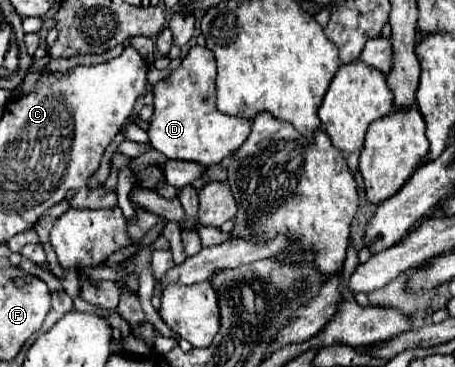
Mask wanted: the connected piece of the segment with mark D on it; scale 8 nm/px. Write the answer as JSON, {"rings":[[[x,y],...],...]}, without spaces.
{"rings":[[[191,47],[189,53],[183,57],[181,65],[163,81],[159,81],[153,87],[153,95],[155,95],[155,113],[151,117],[151,127],[149,127],[149,145],[157,151],[161,151],[167,159],[181,159],[181,161],[197,161],[203,165],[213,165],[213,163],[221,163],[227,155],[235,153],[245,139],[251,133],[251,121],[249,119],[239,119],[239,117],[231,117],[221,113],[215,107],[215,57],[207,47]]]}

